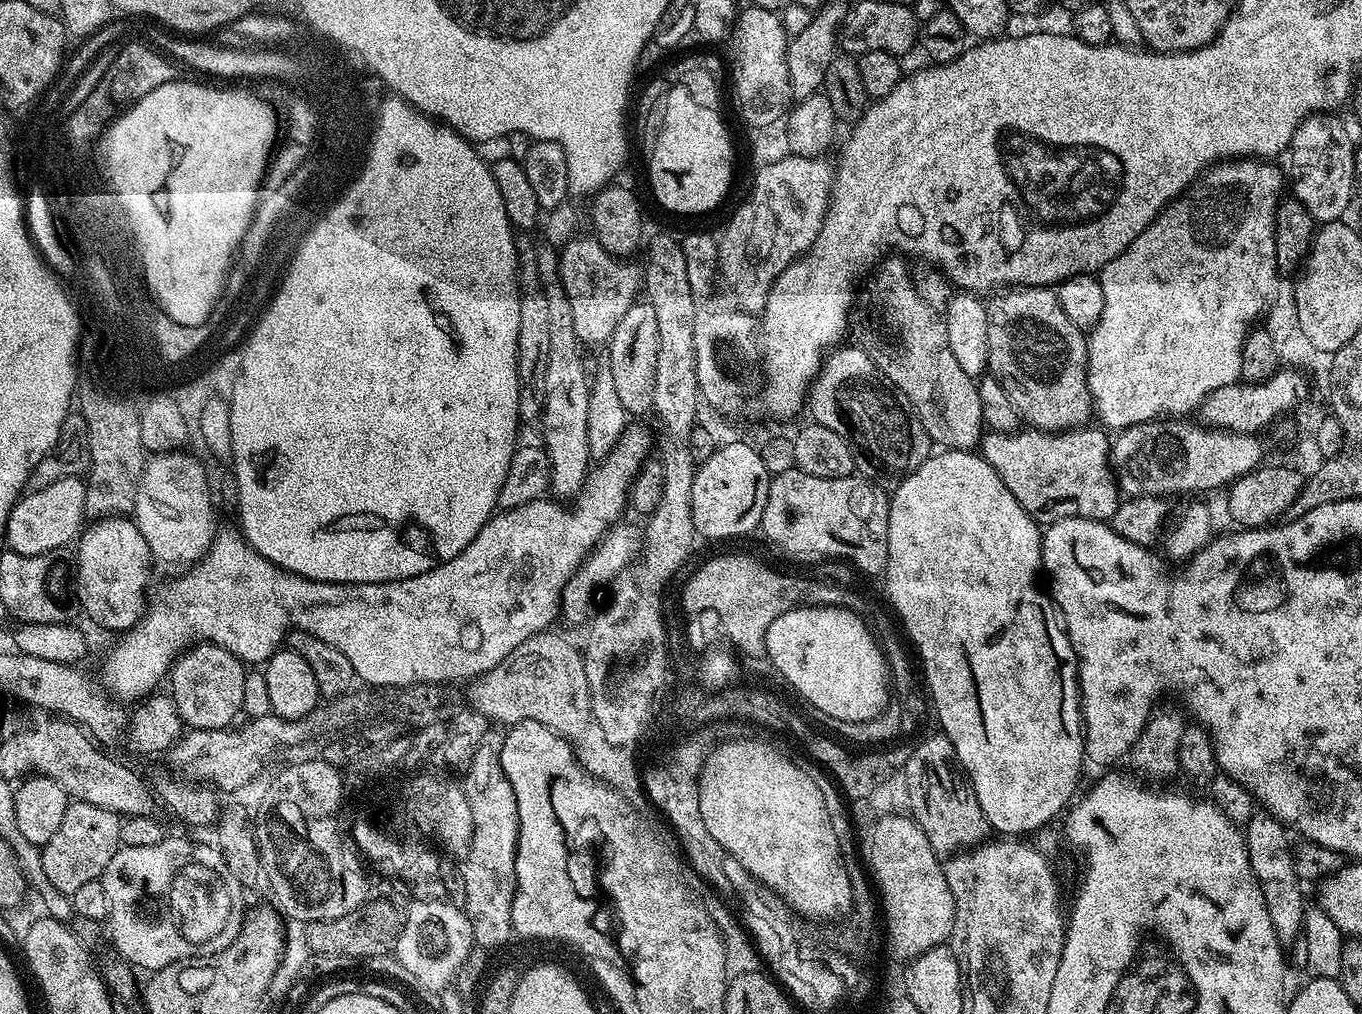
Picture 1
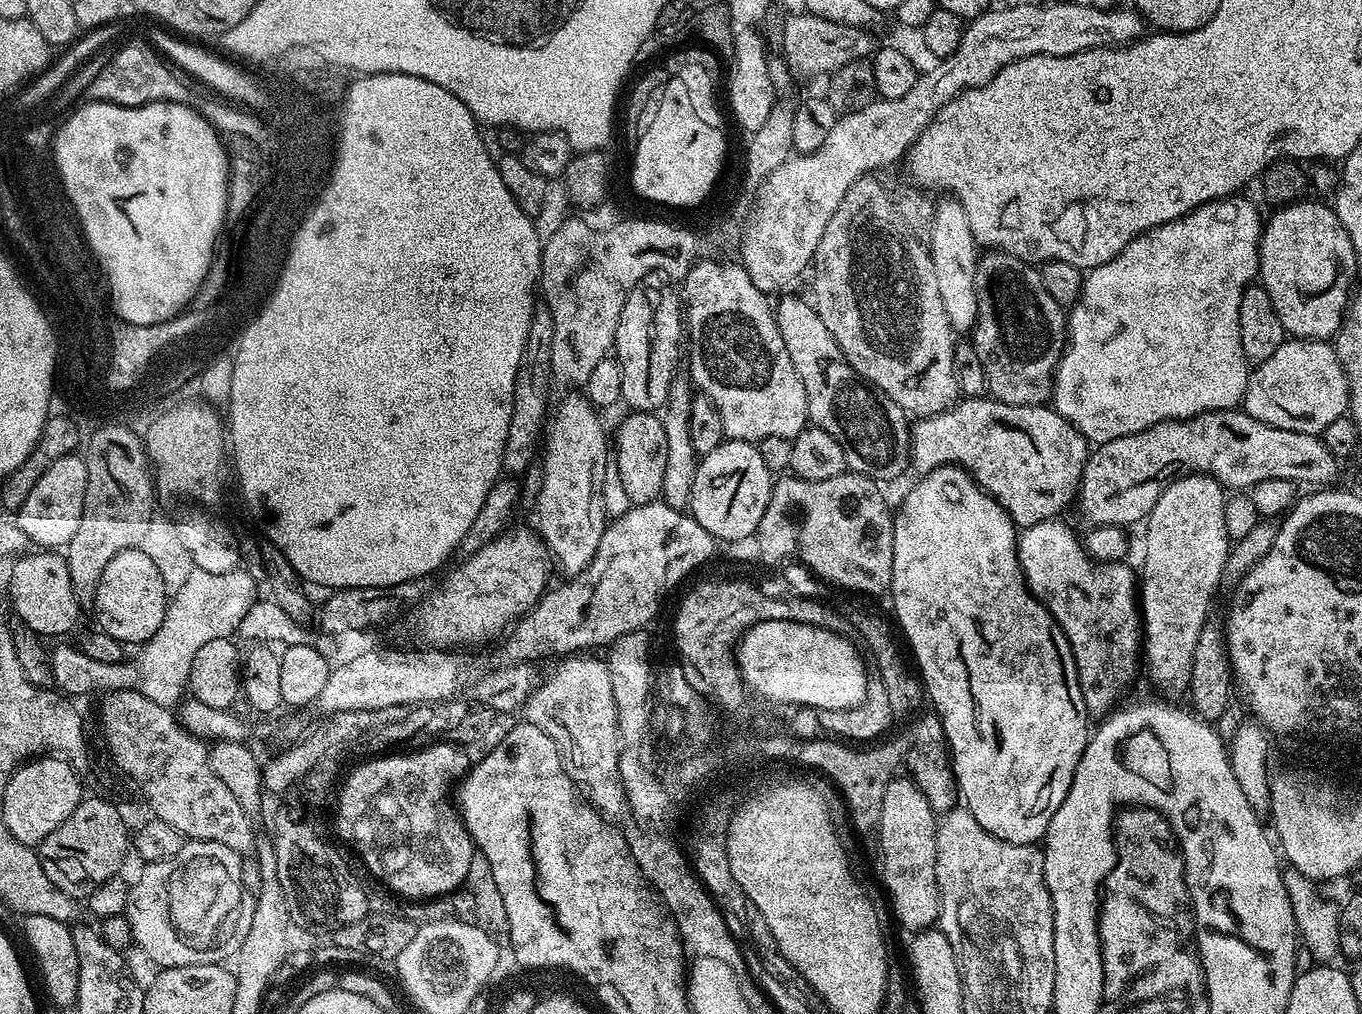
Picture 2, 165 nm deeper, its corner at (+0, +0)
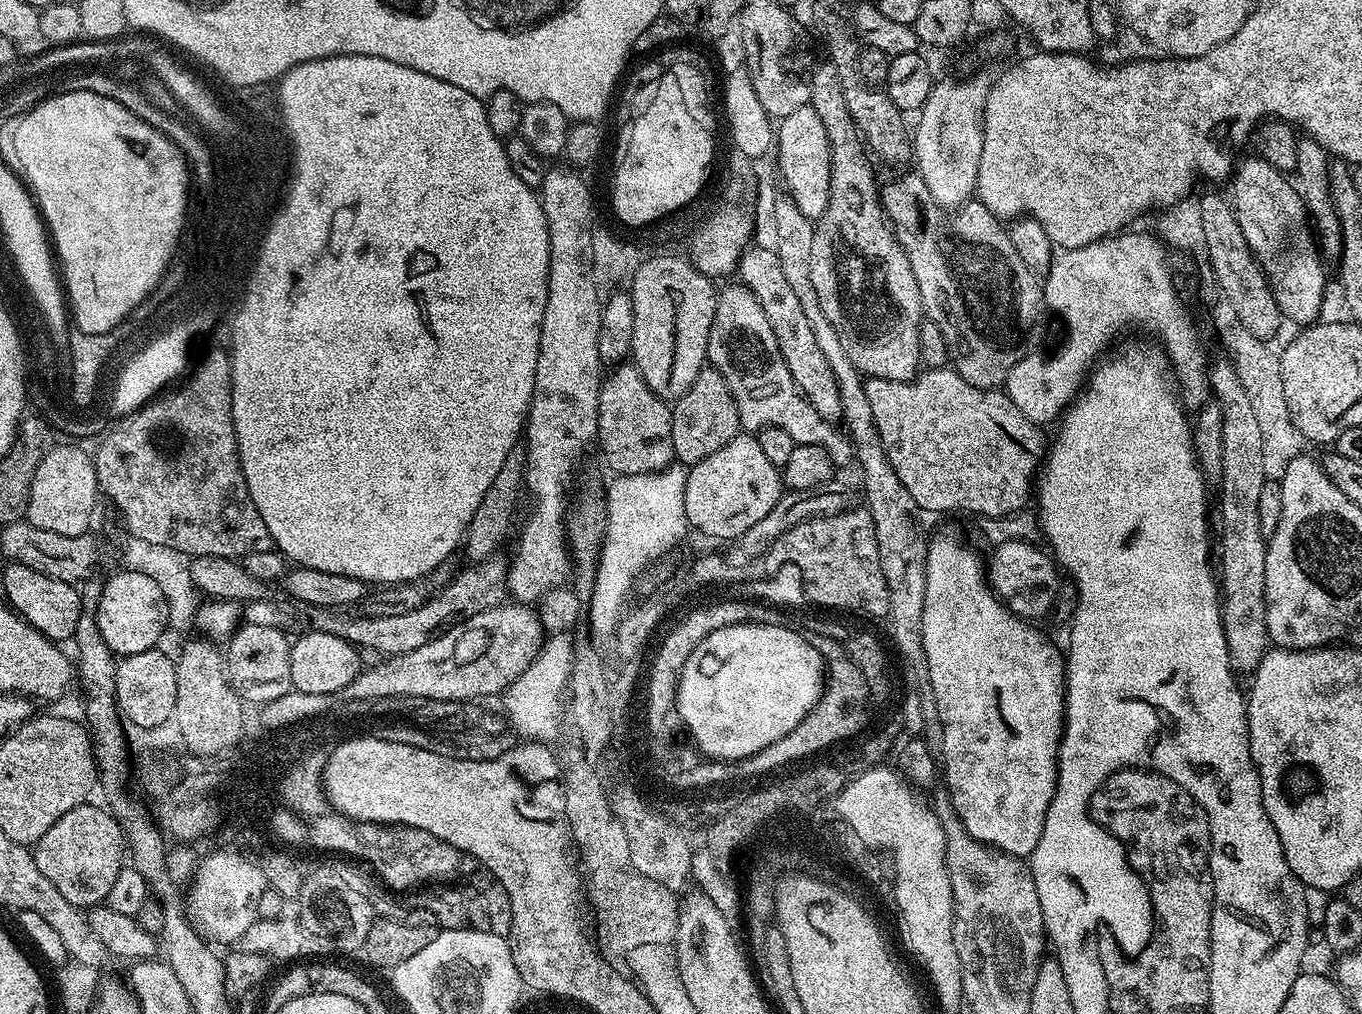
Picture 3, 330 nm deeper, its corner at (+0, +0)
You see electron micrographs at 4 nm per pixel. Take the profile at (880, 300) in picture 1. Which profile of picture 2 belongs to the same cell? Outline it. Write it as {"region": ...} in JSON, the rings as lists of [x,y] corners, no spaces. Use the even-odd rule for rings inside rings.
{"region":[[[869,174],[861,180],[856,180],[850,186],[850,190],[846,190],[846,196],[842,198],[840,205],[834,210],[834,218],[830,218],[830,223],[826,225],[826,231],[822,234],[822,242],[818,242],[816,258],[810,265],[812,292],[816,295],[814,307],[818,318],[822,318],[822,322],[826,322],[826,330],[830,330],[830,334],[834,334],[834,342],[838,342],[838,346],[849,366],[855,372],[860,373],[861,377],[875,391],[888,395],[903,412],[908,413],[909,417],[923,418],[942,414],[947,408],[957,403],[962,396],[960,383],[956,377],[956,363],[954,362],[956,349],[952,324],[948,320],[946,306],[942,306],[942,298],[938,294],[938,278],[934,278],[931,254],[929,254],[925,245],[915,240],[914,234],[905,226],[903,218],[897,212],[893,197],[888,197],[887,190],[875,180],[876,178],[875,175]]]}

